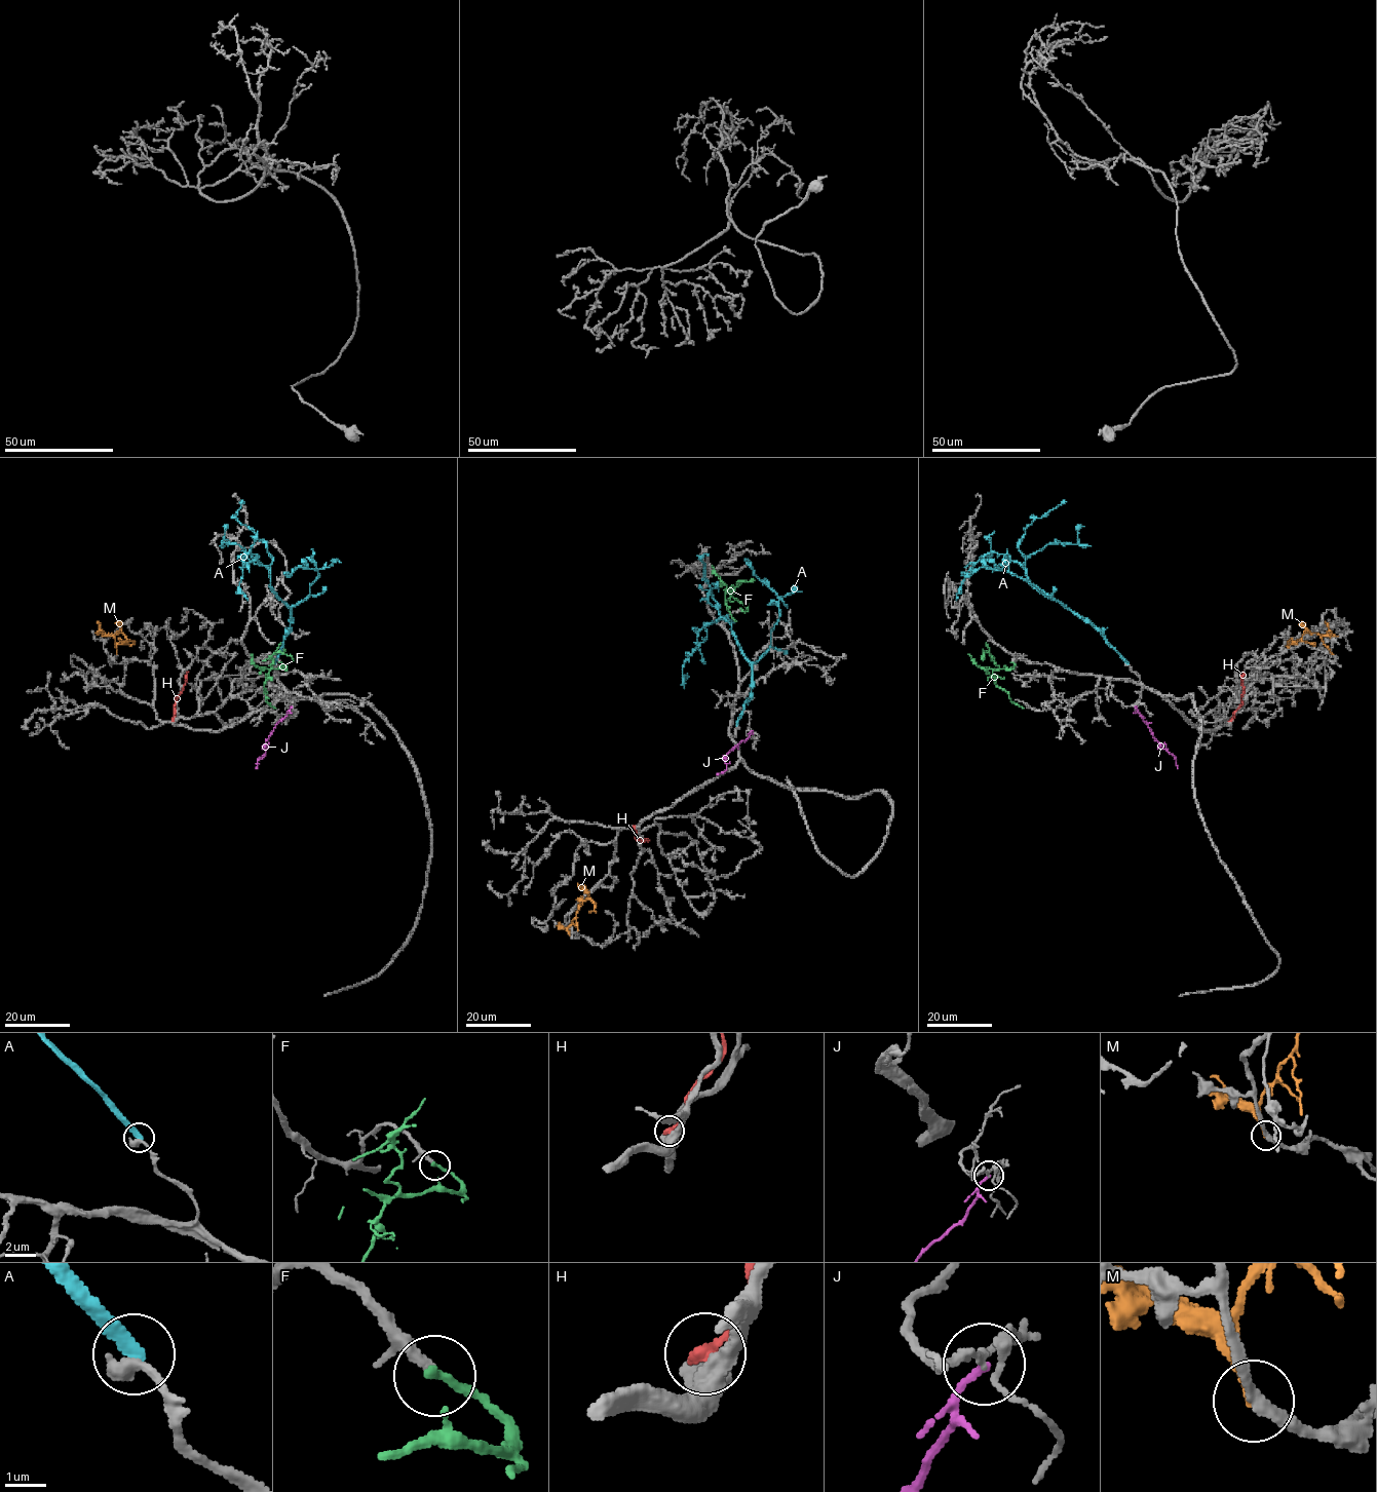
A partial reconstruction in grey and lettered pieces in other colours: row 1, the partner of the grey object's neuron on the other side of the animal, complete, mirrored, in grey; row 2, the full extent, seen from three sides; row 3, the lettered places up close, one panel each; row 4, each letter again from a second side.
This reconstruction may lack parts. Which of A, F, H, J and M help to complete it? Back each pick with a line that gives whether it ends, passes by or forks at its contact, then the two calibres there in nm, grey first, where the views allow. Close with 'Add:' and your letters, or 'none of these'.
F: it ends there; 300 nm thick on the grey side, 280 nm on the other
Add: F

